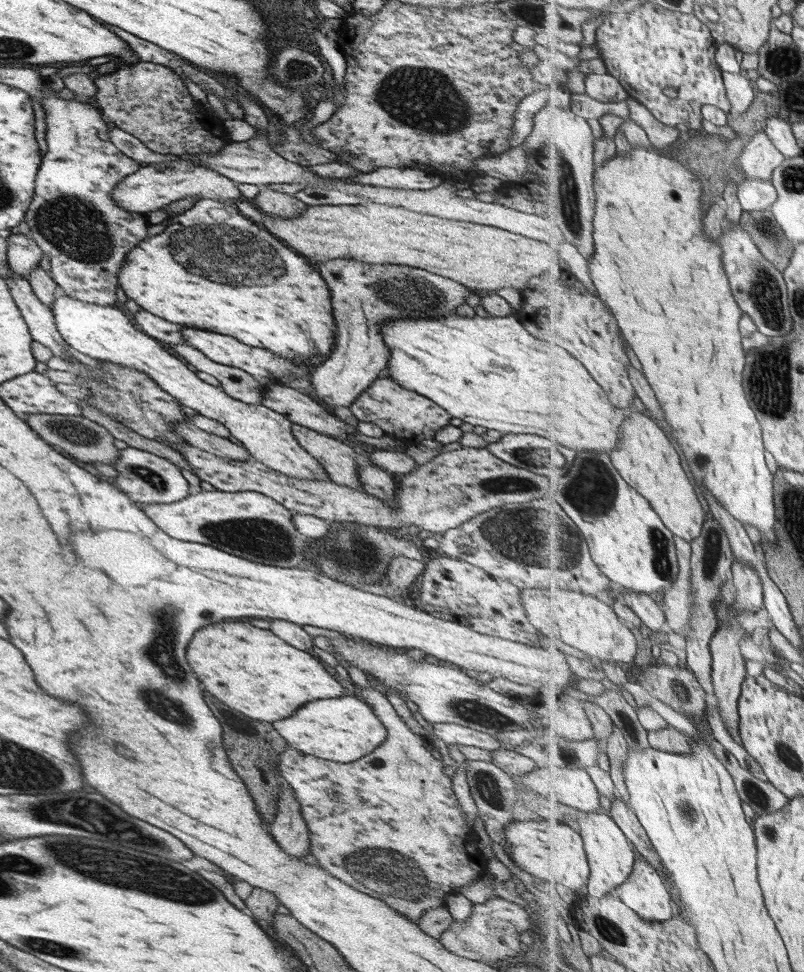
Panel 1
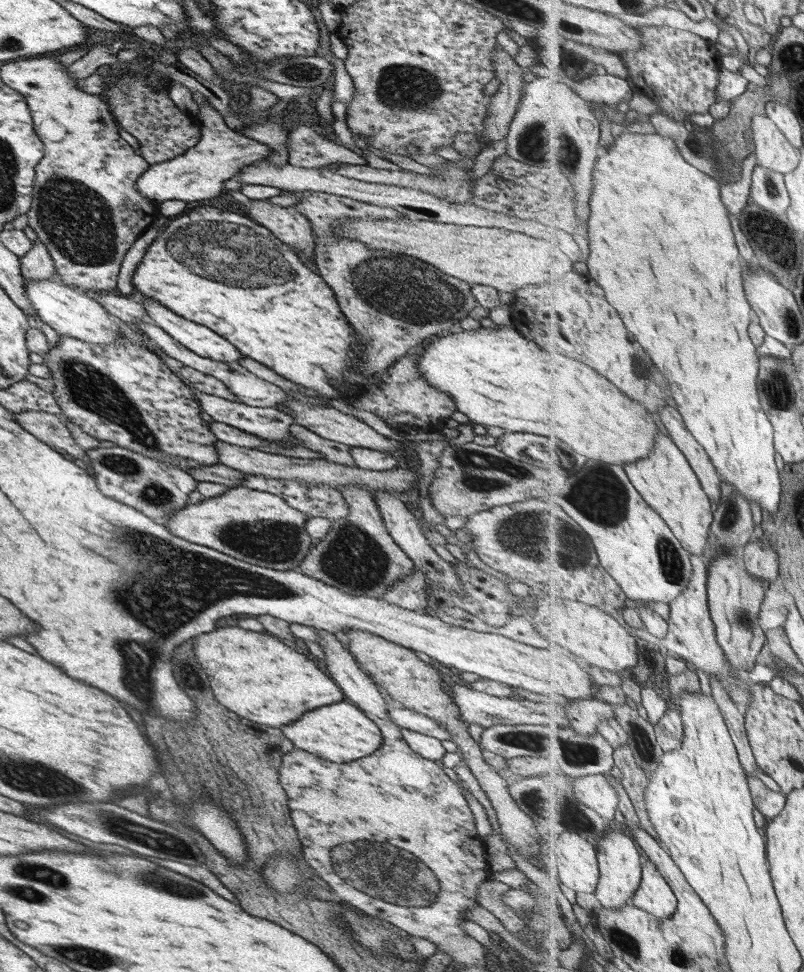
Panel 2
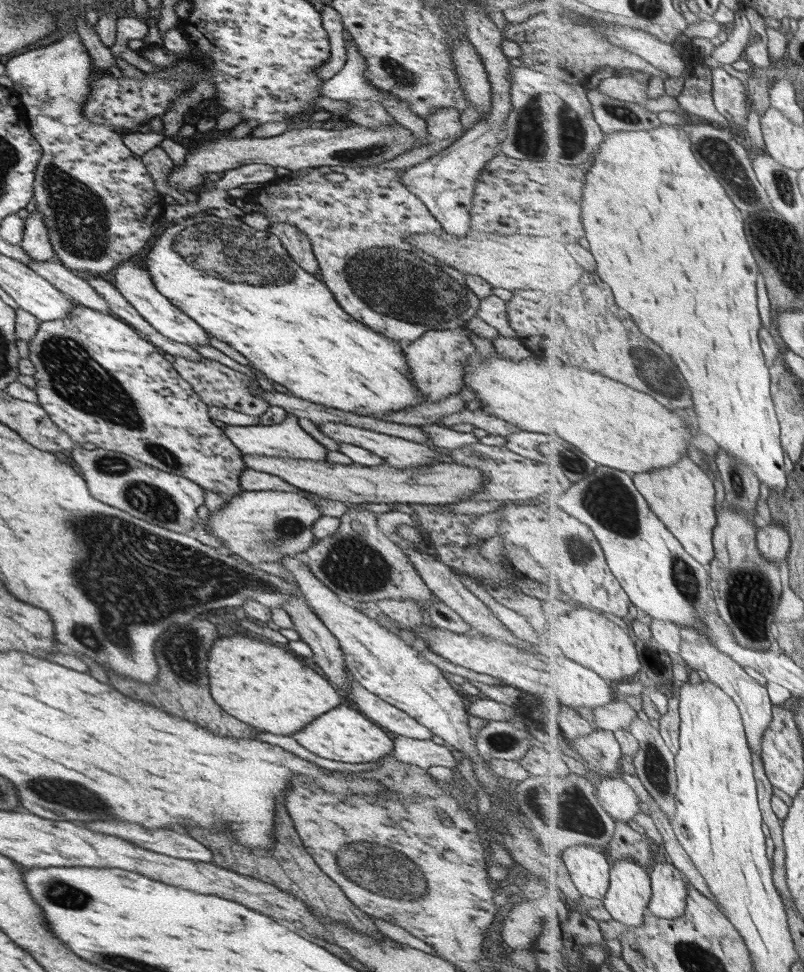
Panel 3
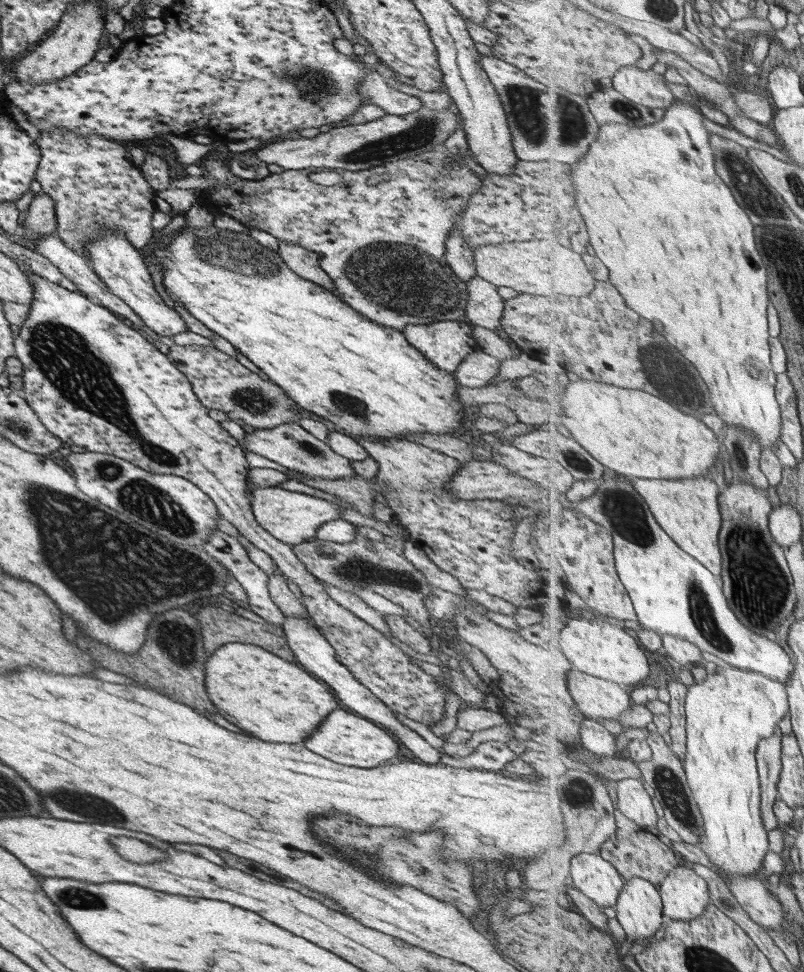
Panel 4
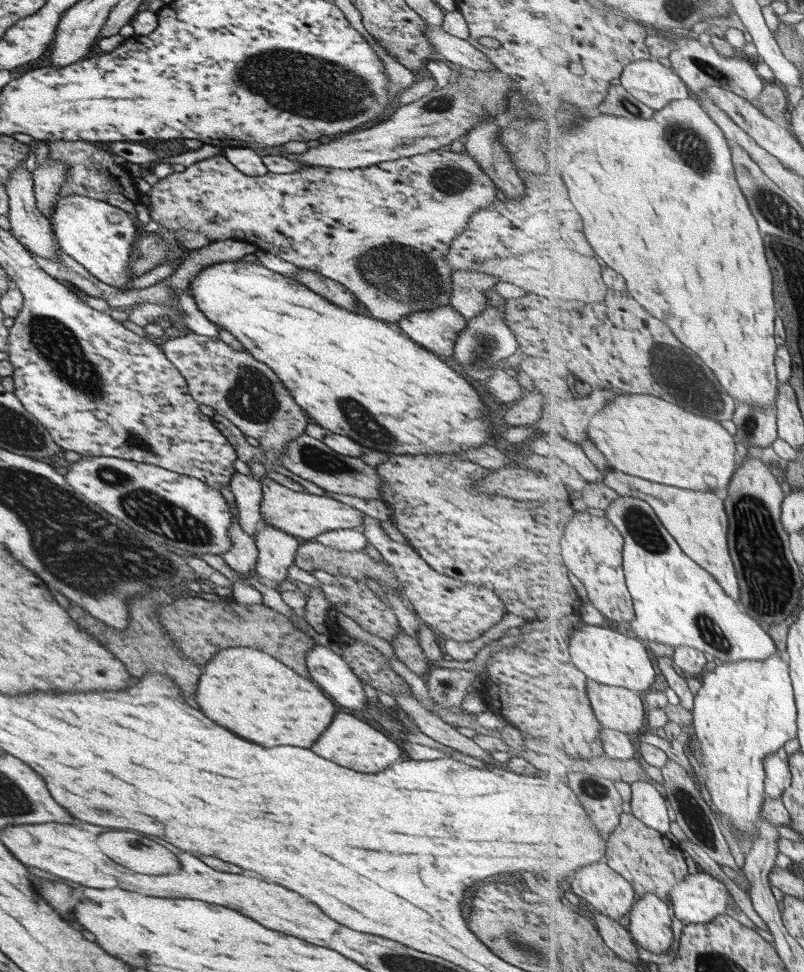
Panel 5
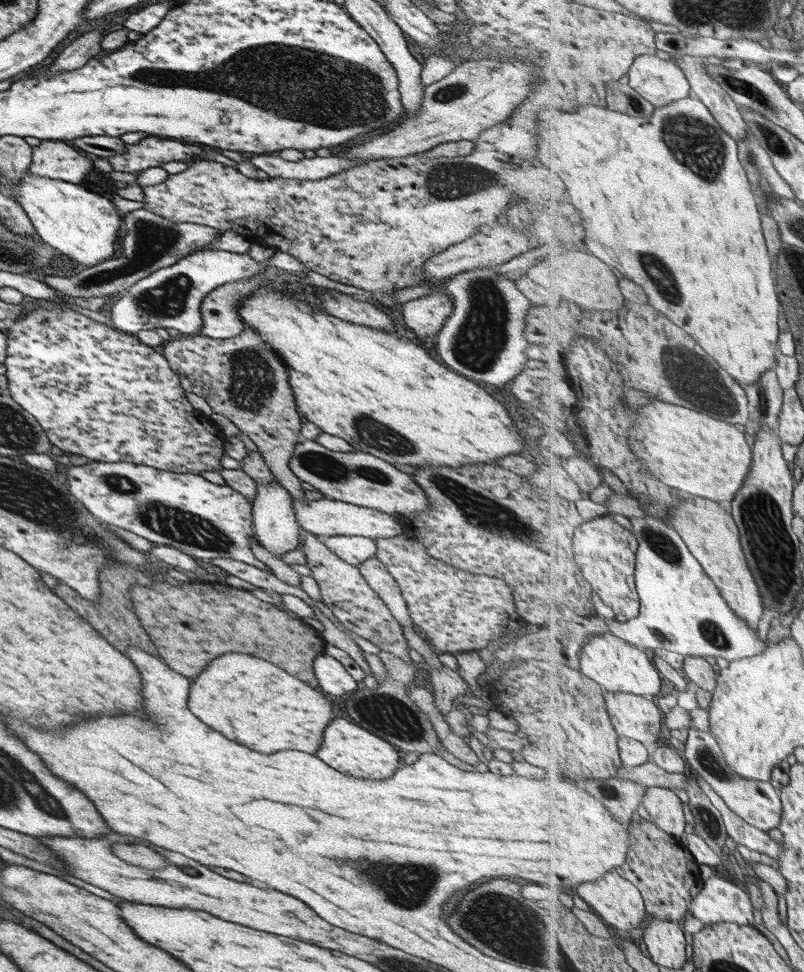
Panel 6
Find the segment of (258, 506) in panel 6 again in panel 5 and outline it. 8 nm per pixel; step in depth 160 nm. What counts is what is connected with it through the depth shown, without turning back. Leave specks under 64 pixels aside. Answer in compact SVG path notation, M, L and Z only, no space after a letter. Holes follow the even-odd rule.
M262 521L253 537L258 552L254 577L262 585L279 592L288 568L294 565L299 540Z

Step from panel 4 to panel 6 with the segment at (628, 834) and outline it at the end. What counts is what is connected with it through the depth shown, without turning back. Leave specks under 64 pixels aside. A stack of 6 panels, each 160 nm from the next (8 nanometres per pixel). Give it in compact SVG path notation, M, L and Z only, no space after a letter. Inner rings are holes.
M642 819L640 823L631 821L630 832L631 851L625 864L617 868L618 873L623 878L635 883L635 886L638 886L639 890L642 891L649 916L665 921L681 922L684 916L690 913L691 901L693 900L691 890L698 884L701 886L702 870L700 864L695 861L693 854L689 852L689 848L681 844L678 837L670 835L651 821L643 821Z

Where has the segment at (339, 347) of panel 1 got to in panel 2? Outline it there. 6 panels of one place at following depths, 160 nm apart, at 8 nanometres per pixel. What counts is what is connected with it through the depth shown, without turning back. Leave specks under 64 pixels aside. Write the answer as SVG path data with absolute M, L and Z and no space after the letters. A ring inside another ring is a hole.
M286 191L286 193L298 196L297 204L292 207L307 219L312 235L315 236L313 264L318 268L318 275L323 282L335 294L341 314L347 318L349 326L359 334L365 346L363 358L359 358L364 377L377 375L386 370L387 366L391 366L405 354L407 346L413 348L417 344L423 344L425 338L456 329L459 320L468 316L468 312L476 307L477 302L466 282L442 273L418 258L386 250L368 249L367 246L362 245L362 242L355 239L337 238L333 234L334 226L344 222L348 217L370 218L371 220L402 218L403 216L396 210L321 191Z

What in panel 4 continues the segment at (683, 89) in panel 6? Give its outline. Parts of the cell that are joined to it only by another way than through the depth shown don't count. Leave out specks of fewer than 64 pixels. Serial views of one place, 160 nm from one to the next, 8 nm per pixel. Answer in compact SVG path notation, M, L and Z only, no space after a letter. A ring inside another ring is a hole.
M634 65L621 67L612 82L613 88L625 98L649 108L666 110L677 102L665 76L651 69L642 70Z

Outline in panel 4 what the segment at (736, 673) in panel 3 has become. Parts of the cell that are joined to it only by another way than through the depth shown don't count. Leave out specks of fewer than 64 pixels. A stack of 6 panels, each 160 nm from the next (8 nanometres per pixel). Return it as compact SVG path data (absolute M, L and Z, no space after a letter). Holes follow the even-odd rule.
M777 729L774 736L764 738L758 746L758 769L762 782L762 821L769 832L780 826L774 804L779 799L778 784L783 772L783 737L783 732Z

